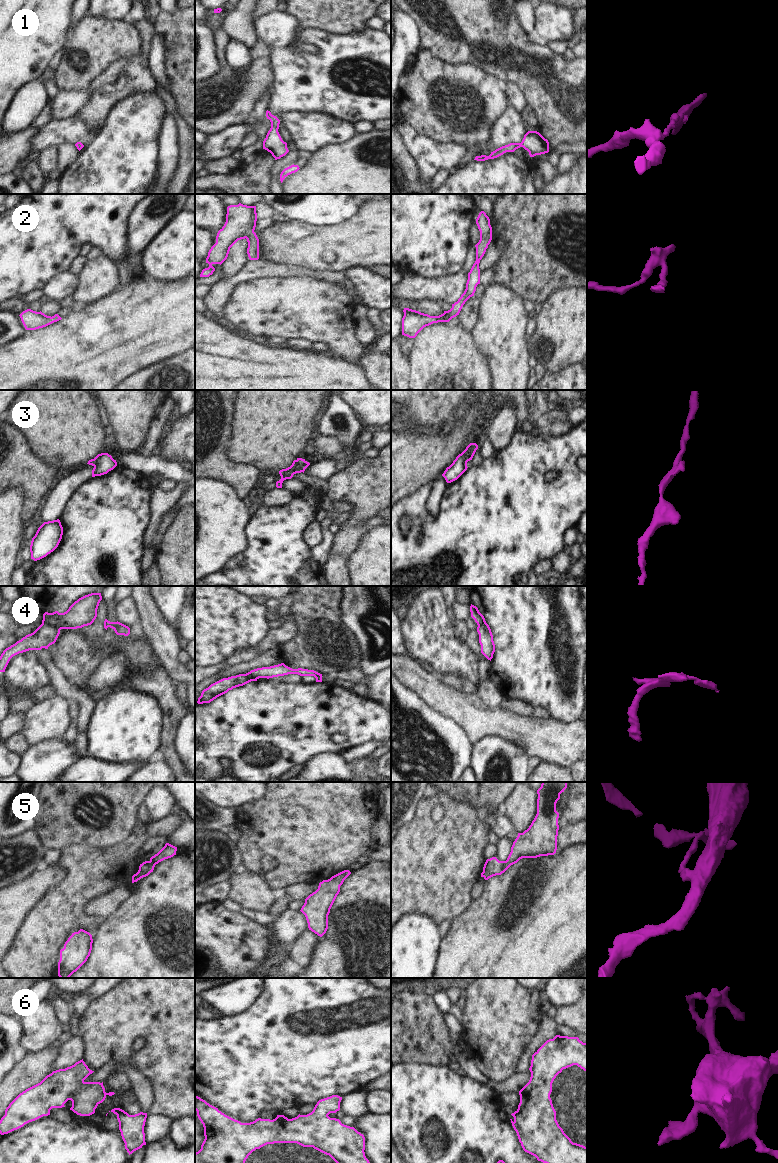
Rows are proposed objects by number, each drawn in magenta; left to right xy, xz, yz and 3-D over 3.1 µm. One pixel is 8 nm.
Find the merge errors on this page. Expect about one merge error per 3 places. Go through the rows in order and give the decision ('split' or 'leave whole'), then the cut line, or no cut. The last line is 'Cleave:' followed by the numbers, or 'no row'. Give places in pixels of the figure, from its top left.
1: leave whole; no cut
2: leave whole; no cut
3: leave whole; no cut
4: split; cut in xy along (43, 619), (60, 629)
5: split; cut in xy along (149, 861), (155, 864)
6: leave whole; no cut
Cleave: 4, 5

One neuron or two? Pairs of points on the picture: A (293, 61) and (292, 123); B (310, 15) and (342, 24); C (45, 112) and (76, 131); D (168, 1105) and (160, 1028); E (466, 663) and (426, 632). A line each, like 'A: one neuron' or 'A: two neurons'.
A: two neurons
B: one neuron
C: two neurons
D: one neuron
E: one neuron

